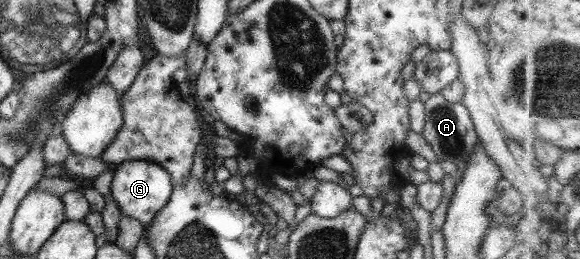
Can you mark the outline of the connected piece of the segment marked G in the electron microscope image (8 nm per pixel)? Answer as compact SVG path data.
M129 159L120 162L113 170L110 182L110 196L115 201L119 214L133 217L145 226L163 208L171 196L172 186L169 173L156 162Z

